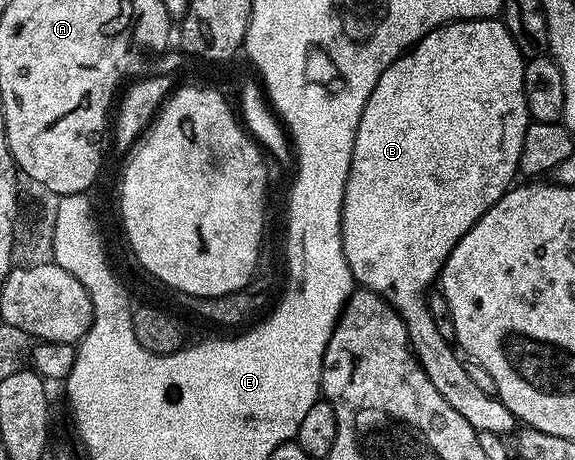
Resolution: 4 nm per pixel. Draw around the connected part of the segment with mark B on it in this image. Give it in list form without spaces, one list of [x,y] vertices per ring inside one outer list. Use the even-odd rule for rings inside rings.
[[[498,18],[463,19],[459,23],[446,23],[443,27],[430,31],[421,42],[406,51],[397,61],[393,61],[393,65],[389,65],[389,69],[385,69],[385,73],[381,73],[381,81],[377,81],[373,93],[369,93],[369,101],[365,101],[365,109],[361,113],[361,121],[357,125],[357,137],[351,154],[351,168],[345,185],[343,212],[341,213],[341,241],[345,249],[345,261],[349,261],[349,269],[353,273],[356,284],[360,288],[380,295],[401,316],[411,342],[411,352],[414,353],[415,360],[421,365],[421,369],[425,369],[425,377],[429,377],[429,381],[433,381],[437,393],[441,393],[441,397],[445,397],[445,401],[449,401],[449,405],[453,405],[453,409],[457,409],[457,413],[461,413],[461,417],[465,417],[465,421],[469,421],[469,425],[474,431],[495,434],[500,437],[507,437],[507,434],[510,436],[516,430],[515,415],[509,413],[507,406],[498,397],[487,395],[473,381],[473,377],[469,377],[467,363],[461,358],[460,352],[452,346],[449,340],[441,337],[441,333],[433,321],[433,313],[429,313],[427,308],[425,296],[432,286],[430,283],[434,279],[436,282],[440,278],[445,261],[449,257],[449,253],[453,253],[457,241],[461,241],[461,237],[465,237],[465,233],[469,233],[469,229],[473,229],[475,222],[516,182],[515,175],[517,176],[519,171],[521,145],[525,145],[525,133],[529,122],[525,89],[523,88],[524,66],[525,56],[519,52],[519,46],[513,41],[507,26]]]

